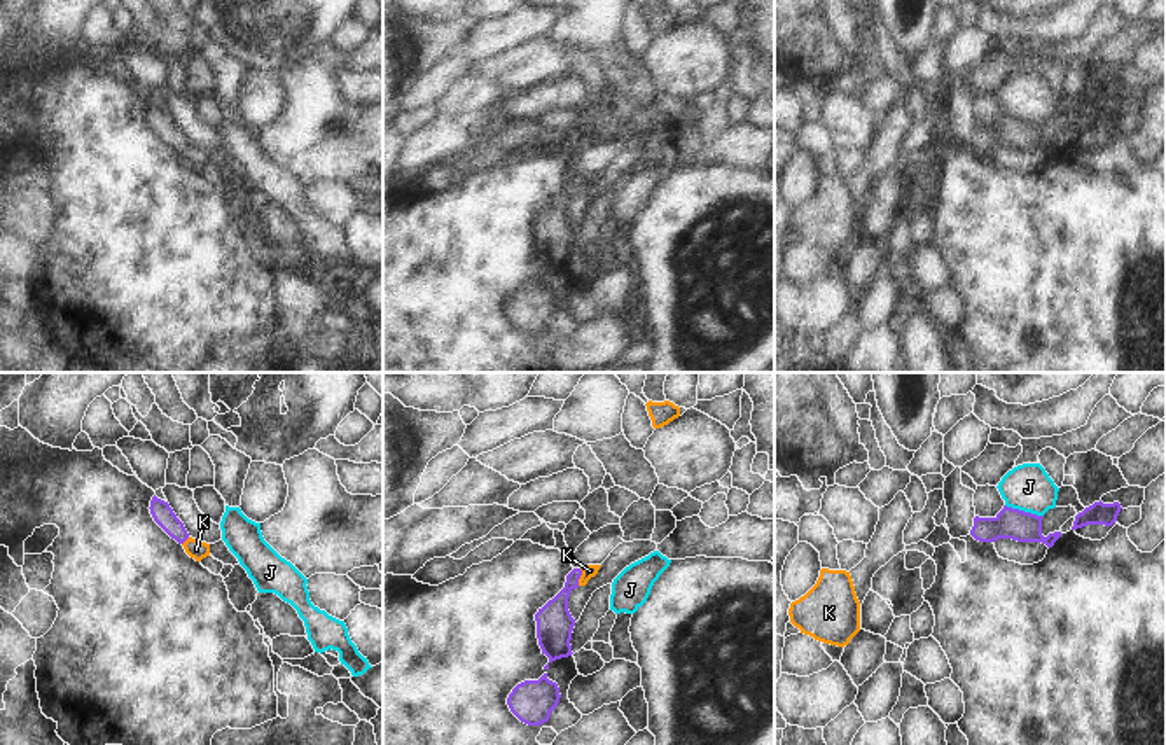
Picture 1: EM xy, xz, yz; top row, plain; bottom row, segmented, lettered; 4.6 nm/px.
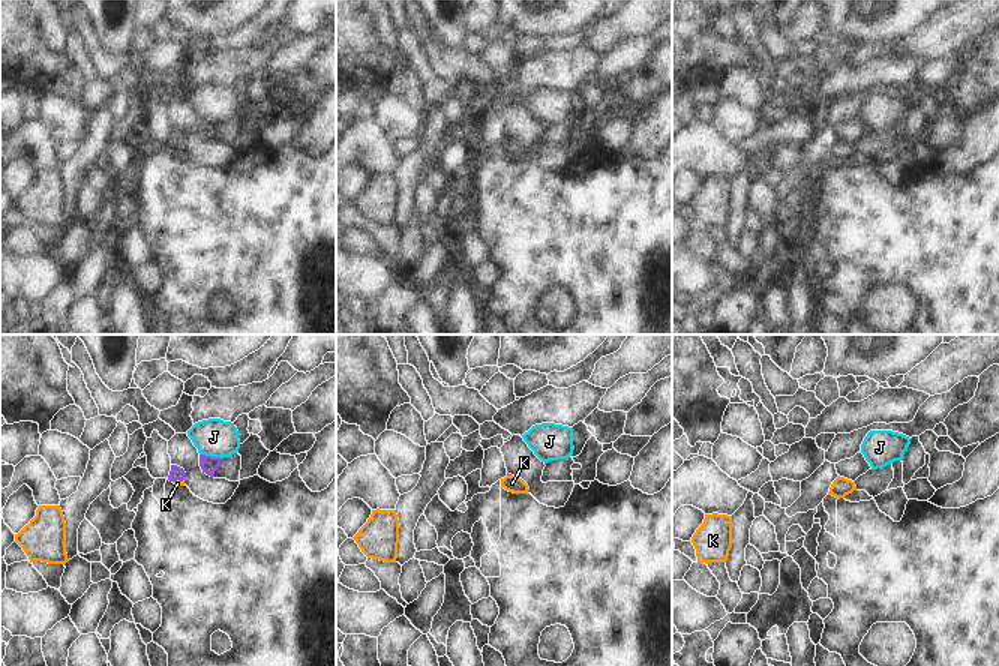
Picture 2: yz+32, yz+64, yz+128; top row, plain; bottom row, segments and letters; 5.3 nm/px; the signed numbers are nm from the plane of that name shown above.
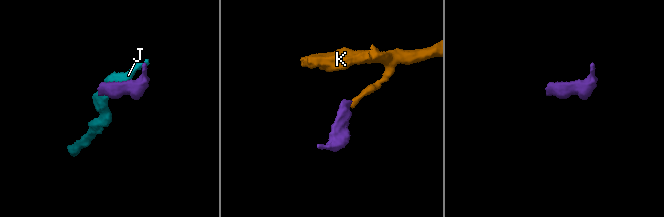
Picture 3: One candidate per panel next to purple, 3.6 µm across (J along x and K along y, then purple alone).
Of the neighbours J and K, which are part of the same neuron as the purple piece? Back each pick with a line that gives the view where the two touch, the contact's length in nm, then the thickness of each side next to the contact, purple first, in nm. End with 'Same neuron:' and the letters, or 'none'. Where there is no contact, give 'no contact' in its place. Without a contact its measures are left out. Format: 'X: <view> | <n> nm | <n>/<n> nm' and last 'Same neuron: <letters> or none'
K: xz | 80 nm | 170/60 nm
Same neuron: K

